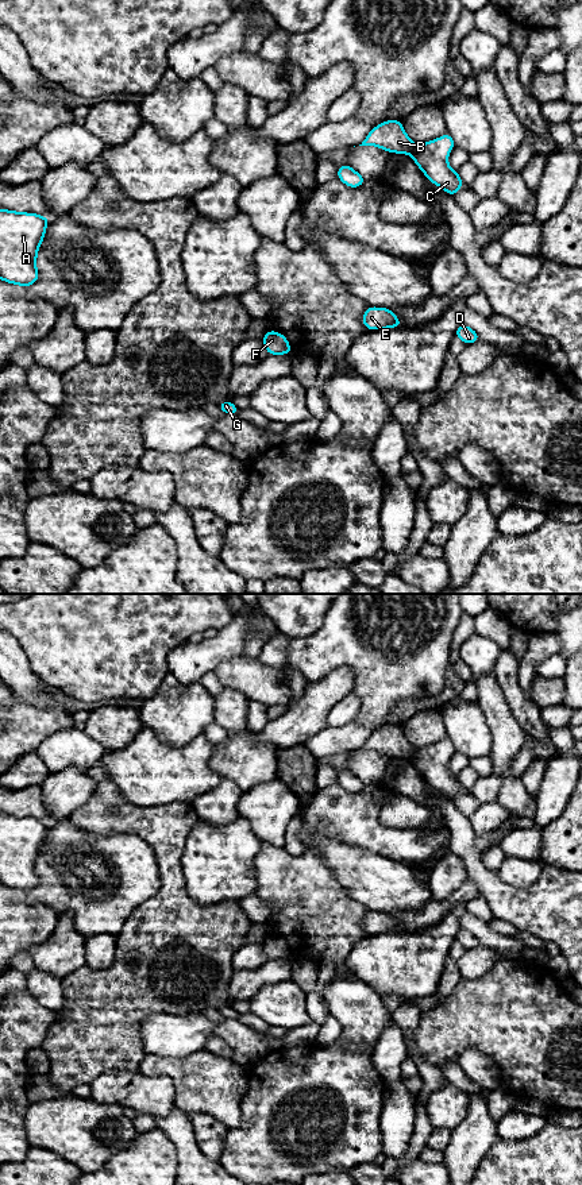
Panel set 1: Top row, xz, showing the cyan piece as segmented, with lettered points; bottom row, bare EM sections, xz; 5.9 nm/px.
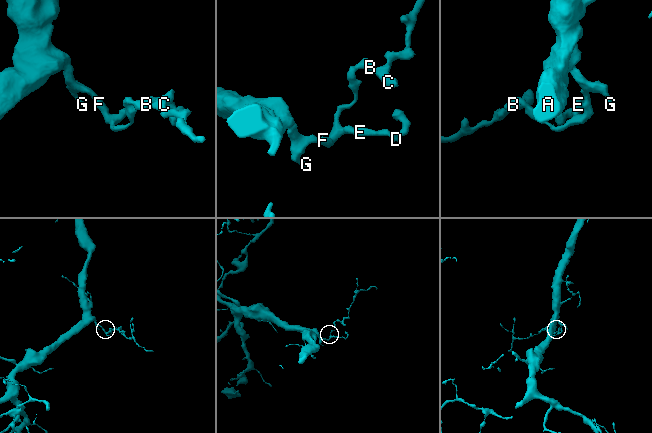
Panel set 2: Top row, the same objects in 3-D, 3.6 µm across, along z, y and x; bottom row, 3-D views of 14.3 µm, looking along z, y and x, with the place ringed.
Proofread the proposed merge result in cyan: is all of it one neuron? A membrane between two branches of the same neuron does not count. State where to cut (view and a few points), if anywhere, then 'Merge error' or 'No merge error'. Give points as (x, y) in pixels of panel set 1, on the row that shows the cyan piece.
Split along xz (416, 145), (411, 154). Merge error

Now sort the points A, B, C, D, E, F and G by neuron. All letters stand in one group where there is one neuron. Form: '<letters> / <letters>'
A B D E F G / C

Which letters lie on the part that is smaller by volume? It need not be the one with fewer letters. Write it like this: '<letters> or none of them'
C

